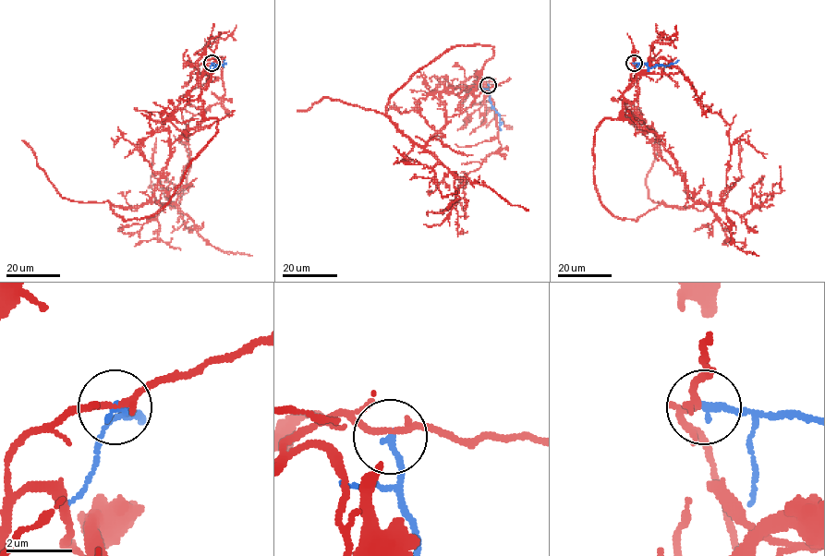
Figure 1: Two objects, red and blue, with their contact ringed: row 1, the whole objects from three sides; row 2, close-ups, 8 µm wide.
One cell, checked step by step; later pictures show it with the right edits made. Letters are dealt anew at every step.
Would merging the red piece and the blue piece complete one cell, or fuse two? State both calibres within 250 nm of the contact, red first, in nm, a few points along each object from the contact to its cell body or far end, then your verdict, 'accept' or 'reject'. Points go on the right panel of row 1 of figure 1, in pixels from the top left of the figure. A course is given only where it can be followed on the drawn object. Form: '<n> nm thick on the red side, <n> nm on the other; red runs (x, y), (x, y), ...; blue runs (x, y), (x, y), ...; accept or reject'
190 nm thick on the red side, 220 nm on the other; red runs (633, 63), (636, 110), (677, 163), (691, 206), (669, 207), (649, 198), (646, 177), (659, 140); blue runs (634, 63), (651, 68), (669, 66), (679, 60); reject

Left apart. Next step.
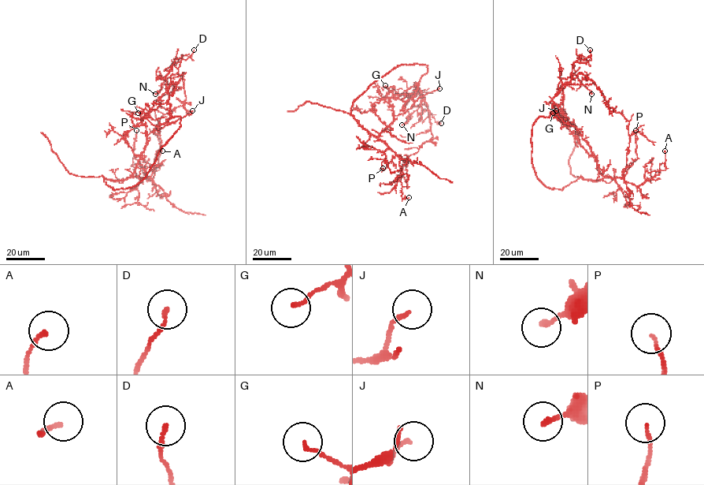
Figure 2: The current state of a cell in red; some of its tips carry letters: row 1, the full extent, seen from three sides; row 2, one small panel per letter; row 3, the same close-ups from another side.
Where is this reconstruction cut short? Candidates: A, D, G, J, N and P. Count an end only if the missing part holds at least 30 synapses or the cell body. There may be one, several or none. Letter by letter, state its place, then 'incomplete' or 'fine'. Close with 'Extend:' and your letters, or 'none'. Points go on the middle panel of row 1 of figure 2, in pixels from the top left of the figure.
A: place (409, 197); fine
D: place (441, 123); fine
G: place (385, 85); fine
J: place (439, 88); fine
N: place (402, 124); fine
P: place (383, 168); fine
Extend: none

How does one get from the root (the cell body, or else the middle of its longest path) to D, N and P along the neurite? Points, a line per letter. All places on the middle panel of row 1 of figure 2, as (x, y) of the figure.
D: (405, 162), (424, 143), (432, 137), (429, 112), (425, 103), (435, 121), (441, 123)
N: (405, 162), (424, 143), (432, 137), (427, 105), (421, 105), (402, 124)
P: (405, 162), (408, 162), (396, 155), (383, 170), (380, 169), (383, 168)

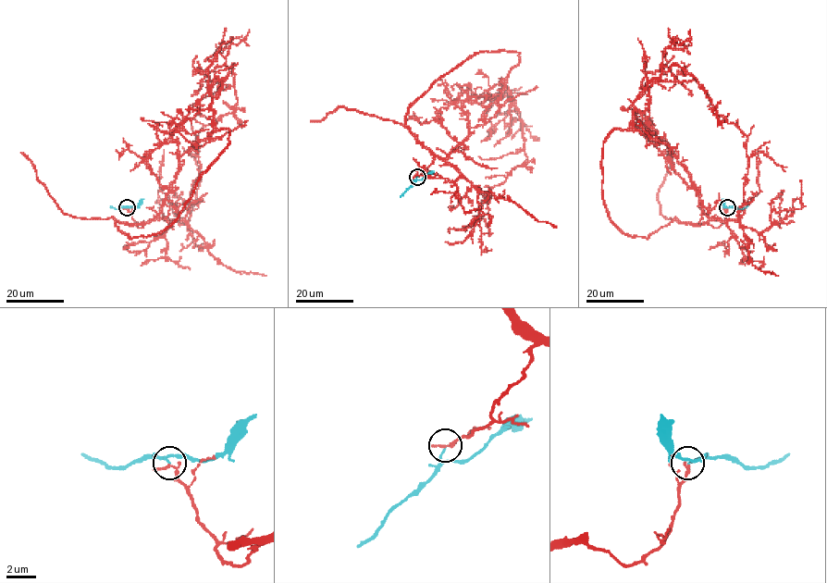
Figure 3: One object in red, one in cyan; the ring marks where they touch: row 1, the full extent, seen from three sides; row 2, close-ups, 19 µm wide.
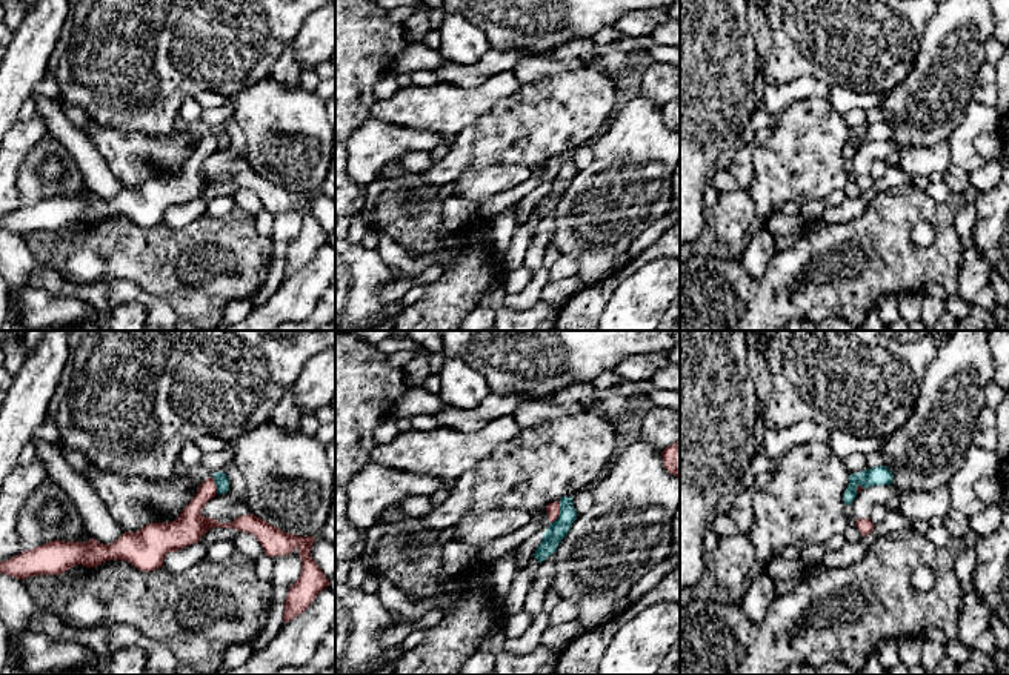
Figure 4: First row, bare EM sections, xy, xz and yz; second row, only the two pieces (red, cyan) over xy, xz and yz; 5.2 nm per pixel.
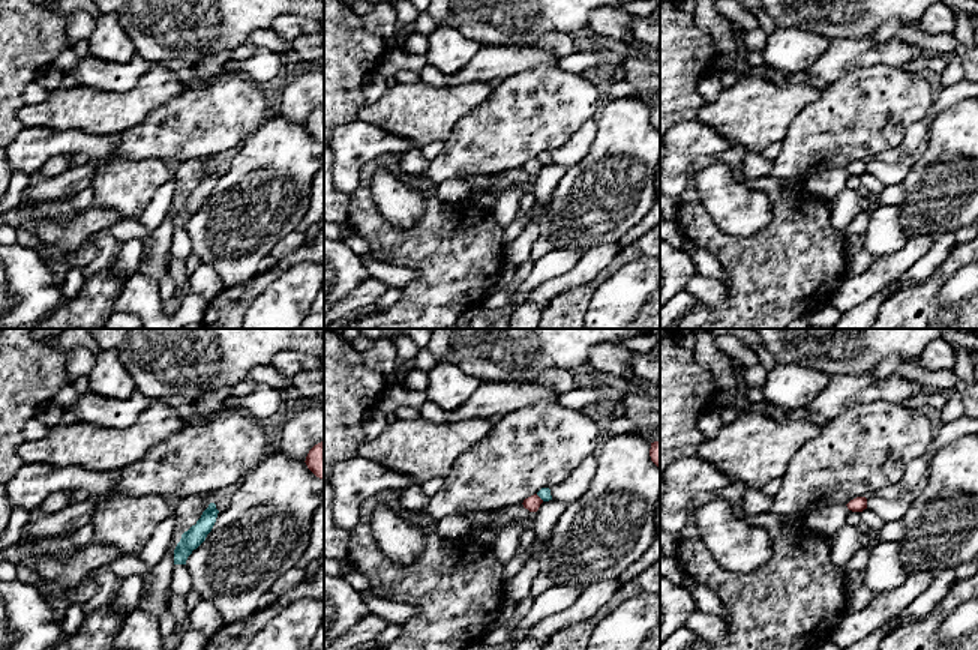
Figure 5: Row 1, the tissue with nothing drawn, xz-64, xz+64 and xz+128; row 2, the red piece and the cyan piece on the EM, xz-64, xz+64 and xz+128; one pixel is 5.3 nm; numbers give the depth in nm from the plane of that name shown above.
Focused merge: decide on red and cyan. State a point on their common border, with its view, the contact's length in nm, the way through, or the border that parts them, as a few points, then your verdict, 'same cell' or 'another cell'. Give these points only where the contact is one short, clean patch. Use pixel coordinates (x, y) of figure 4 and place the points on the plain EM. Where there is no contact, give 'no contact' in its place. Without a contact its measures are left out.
xz (559, 168) | 130 nm | along xz (559, 157), (559, 171), (551, 179) | another cell

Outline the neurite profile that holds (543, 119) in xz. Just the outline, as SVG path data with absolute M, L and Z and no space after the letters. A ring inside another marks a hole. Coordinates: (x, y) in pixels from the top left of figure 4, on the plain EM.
M597 66L523 83L515 94L498 101L489 114L461 131L454 138L449 154L434 161L420 177L425 185L440 188L454 183L466 171L501 165L532 169L544 165L549 158L574 152L595 137L603 123L614 117L621 98L615 78Z

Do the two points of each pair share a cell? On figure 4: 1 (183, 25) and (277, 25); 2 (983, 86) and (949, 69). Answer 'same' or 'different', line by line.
1: same
2: different

